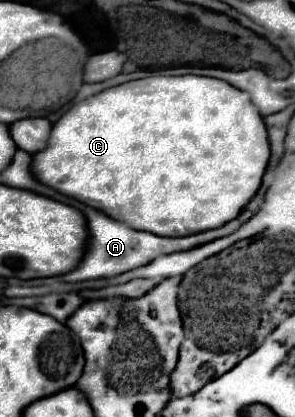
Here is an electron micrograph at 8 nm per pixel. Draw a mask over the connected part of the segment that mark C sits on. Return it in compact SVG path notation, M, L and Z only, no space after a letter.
M184 75L184 77L146 77L146 79L128 81L128 83L110 87L102 93L96 93L96 95L76 103L52 125L48 145L40 153L32 155L30 171L44 185L48 185L68 197L74 197L82 203L88 203L90 207L104 211L104 215L108 215L116 221L128 223L128 227L148 231L148 233L160 235L160 237L176 237L176 235L194 235L196 231L208 231L212 227L222 227L224 223L228 223L228 219L234 219L242 211L244 203L248 203L254 197L254 193L258 191L262 175L268 165L268 159L270 159L270 143L268 143L266 127L264 127L260 113L250 103L248 95L220 79Z

